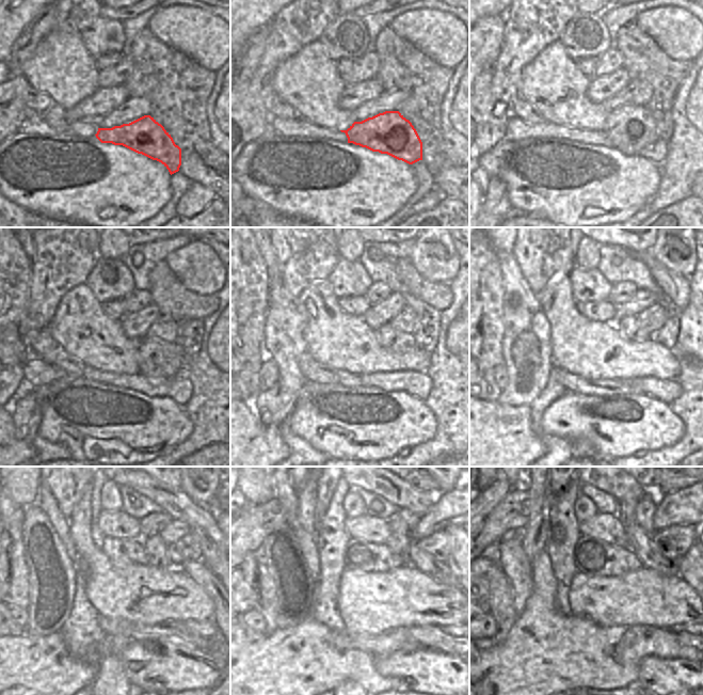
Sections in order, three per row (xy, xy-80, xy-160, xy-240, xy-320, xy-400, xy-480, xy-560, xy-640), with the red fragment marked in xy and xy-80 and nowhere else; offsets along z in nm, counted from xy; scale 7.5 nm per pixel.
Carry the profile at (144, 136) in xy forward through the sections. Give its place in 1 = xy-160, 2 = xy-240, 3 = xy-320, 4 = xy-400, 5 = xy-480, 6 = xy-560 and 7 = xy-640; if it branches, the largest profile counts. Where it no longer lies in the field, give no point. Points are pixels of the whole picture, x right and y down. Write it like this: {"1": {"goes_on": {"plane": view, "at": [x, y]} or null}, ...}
{"1": {"goes_on": {"plane": "xy-160", "at": [630, 128]}}, "2": {"goes_on": {"plane": "xy-240", "at": [157, 359]}}, "3": {"goes_on": {"plane": "xy-320", "at": [389, 337]}}, "4": {"goes_on": {"plane": "xy-400", "at": [627, 326]}}, "5": {"goes_on": {"plane": "xy-480", "at": [156, 550]}}, "6": {"goes_on": {"plane": "xy-560", "at": [399, 541]}}, "7": {"goes_on": {"plane": "xy-640", "at": [627, 511]}}}

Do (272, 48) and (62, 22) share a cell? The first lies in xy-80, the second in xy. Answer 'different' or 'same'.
same

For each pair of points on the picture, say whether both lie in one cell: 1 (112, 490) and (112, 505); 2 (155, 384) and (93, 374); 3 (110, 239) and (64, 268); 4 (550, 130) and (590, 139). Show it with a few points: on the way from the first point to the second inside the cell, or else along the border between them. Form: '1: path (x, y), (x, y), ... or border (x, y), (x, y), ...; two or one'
1: path (112, 493), (112, 502); one
2: path (140, 382), (108, 378); one
3: border (98, 238), (102, 257); two
4: path (560, 131), (580, 136); one

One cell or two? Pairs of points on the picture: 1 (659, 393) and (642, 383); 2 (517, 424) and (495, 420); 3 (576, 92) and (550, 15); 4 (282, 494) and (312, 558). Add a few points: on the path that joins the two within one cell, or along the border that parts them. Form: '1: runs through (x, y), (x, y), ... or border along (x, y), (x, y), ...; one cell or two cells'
1: runs through (655, 389), (646, 385); one cell
2: runs through (512, 424), (500, 424); one cell
3: border along (558, 40), (545, 46), (537, 54); two cells
4: runs through (291, 510), (294, 525), (307, 542); one cell

